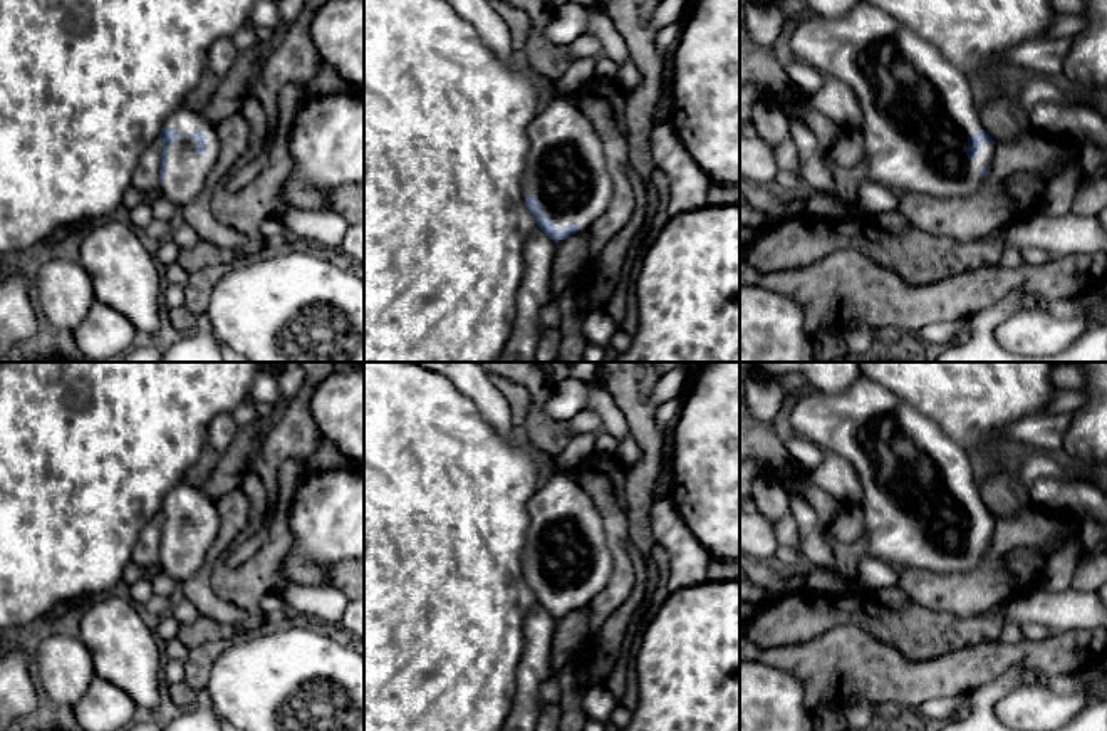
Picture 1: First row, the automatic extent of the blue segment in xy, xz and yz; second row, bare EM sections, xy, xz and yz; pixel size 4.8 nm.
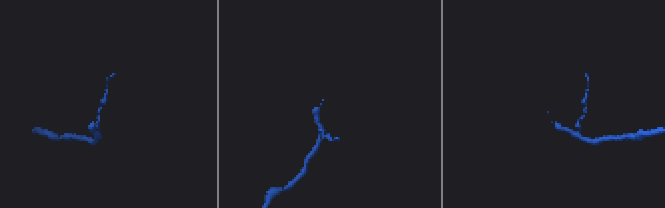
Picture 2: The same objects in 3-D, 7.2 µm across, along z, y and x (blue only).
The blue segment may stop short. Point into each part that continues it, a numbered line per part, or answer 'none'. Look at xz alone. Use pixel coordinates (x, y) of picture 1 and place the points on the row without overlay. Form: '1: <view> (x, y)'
1: xz (566, 544)

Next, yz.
1: yz (918, 483)

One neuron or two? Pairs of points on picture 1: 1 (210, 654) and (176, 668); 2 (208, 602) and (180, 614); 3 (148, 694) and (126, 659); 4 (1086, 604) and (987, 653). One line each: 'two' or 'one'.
1: two
2: two
3: one
4: two

